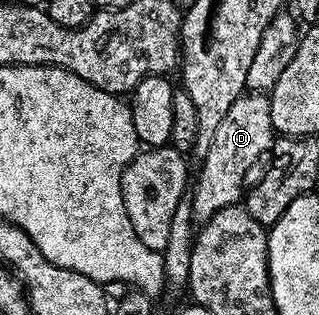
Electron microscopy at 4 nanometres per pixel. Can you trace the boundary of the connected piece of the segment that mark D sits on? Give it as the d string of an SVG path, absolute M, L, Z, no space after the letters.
M264 92L244 93L231 105L231 111L223 119L219 131L215 131L215 139L211 139L211 147L200 162L201 174L196 174L197 186L192 186L191 200L193 215L198 222L204 223L223 207L231 207L242 200L246 188L245 176L249 168L272 150L275 130L271 123L271 107L268 96Z

